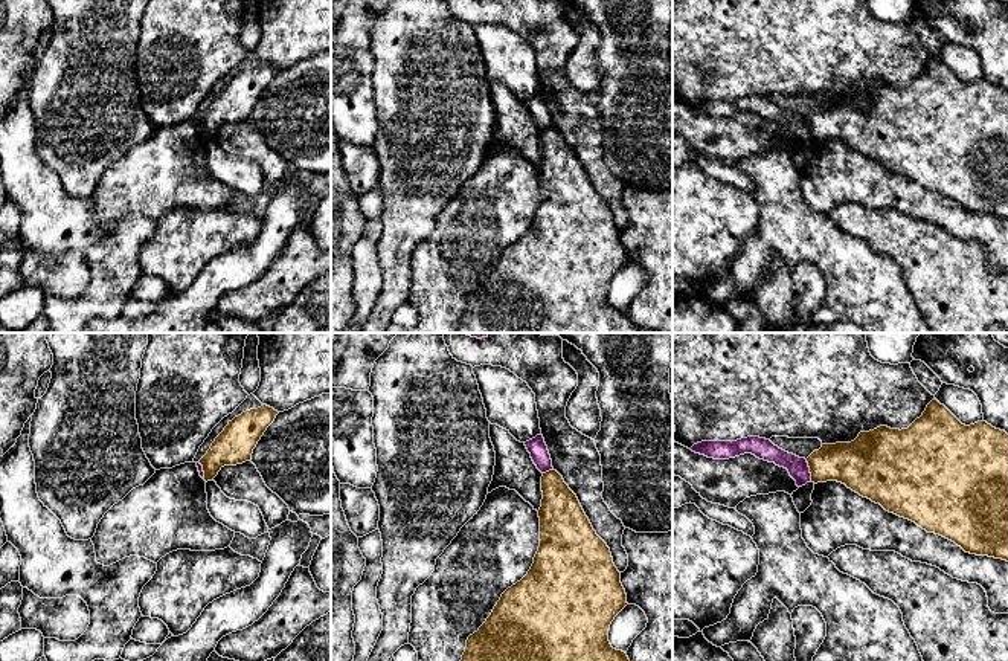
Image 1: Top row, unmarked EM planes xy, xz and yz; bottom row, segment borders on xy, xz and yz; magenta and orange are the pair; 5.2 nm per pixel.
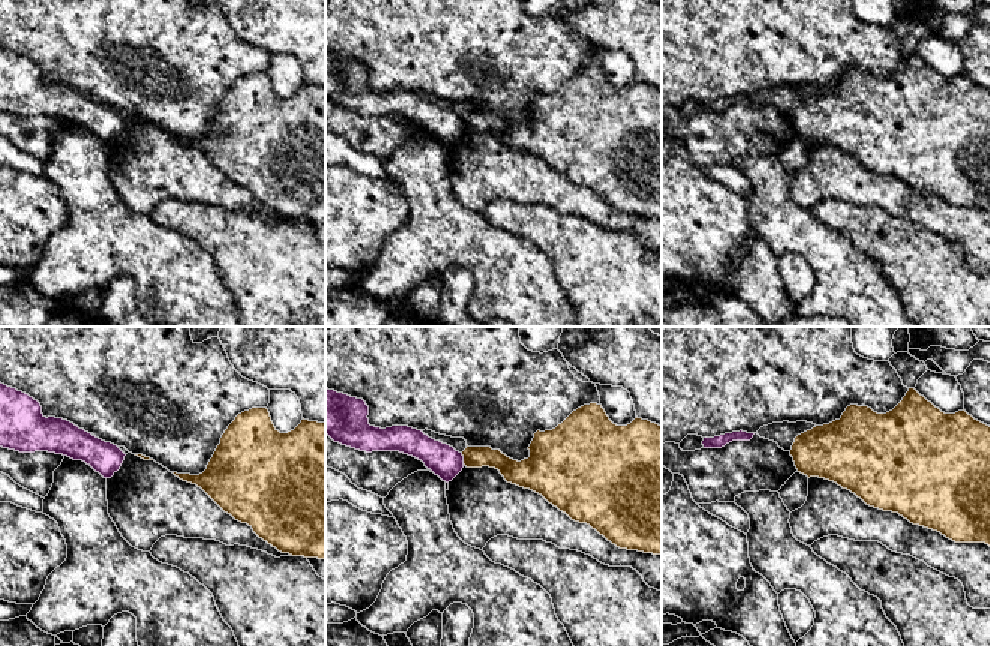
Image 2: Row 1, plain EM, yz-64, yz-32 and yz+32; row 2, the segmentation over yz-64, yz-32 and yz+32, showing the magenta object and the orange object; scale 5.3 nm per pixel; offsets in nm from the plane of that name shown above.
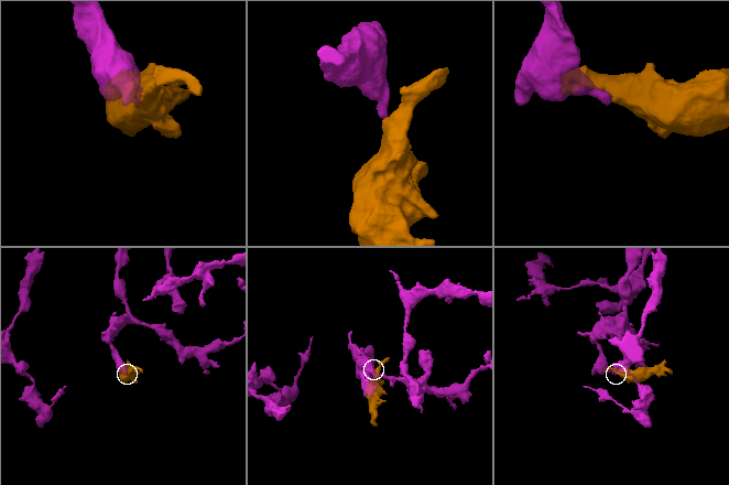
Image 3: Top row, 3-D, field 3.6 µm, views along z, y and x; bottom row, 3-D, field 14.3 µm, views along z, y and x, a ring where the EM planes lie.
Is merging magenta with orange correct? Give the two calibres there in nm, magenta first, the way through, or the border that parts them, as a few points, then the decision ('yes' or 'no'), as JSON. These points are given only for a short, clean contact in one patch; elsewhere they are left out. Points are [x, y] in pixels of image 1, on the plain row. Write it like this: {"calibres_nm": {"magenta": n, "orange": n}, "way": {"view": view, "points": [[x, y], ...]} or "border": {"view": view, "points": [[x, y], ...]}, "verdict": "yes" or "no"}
{"calibres_nm": {"magenta": 110, "orange": 240}, "border": {"view": "yz", "points": [[805, 118], [812, 138]]}, "verdict": "no"}

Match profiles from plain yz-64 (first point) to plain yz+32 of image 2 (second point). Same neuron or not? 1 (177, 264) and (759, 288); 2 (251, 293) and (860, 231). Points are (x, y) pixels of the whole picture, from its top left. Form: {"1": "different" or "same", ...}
{"1": "different", "2": "same"}

